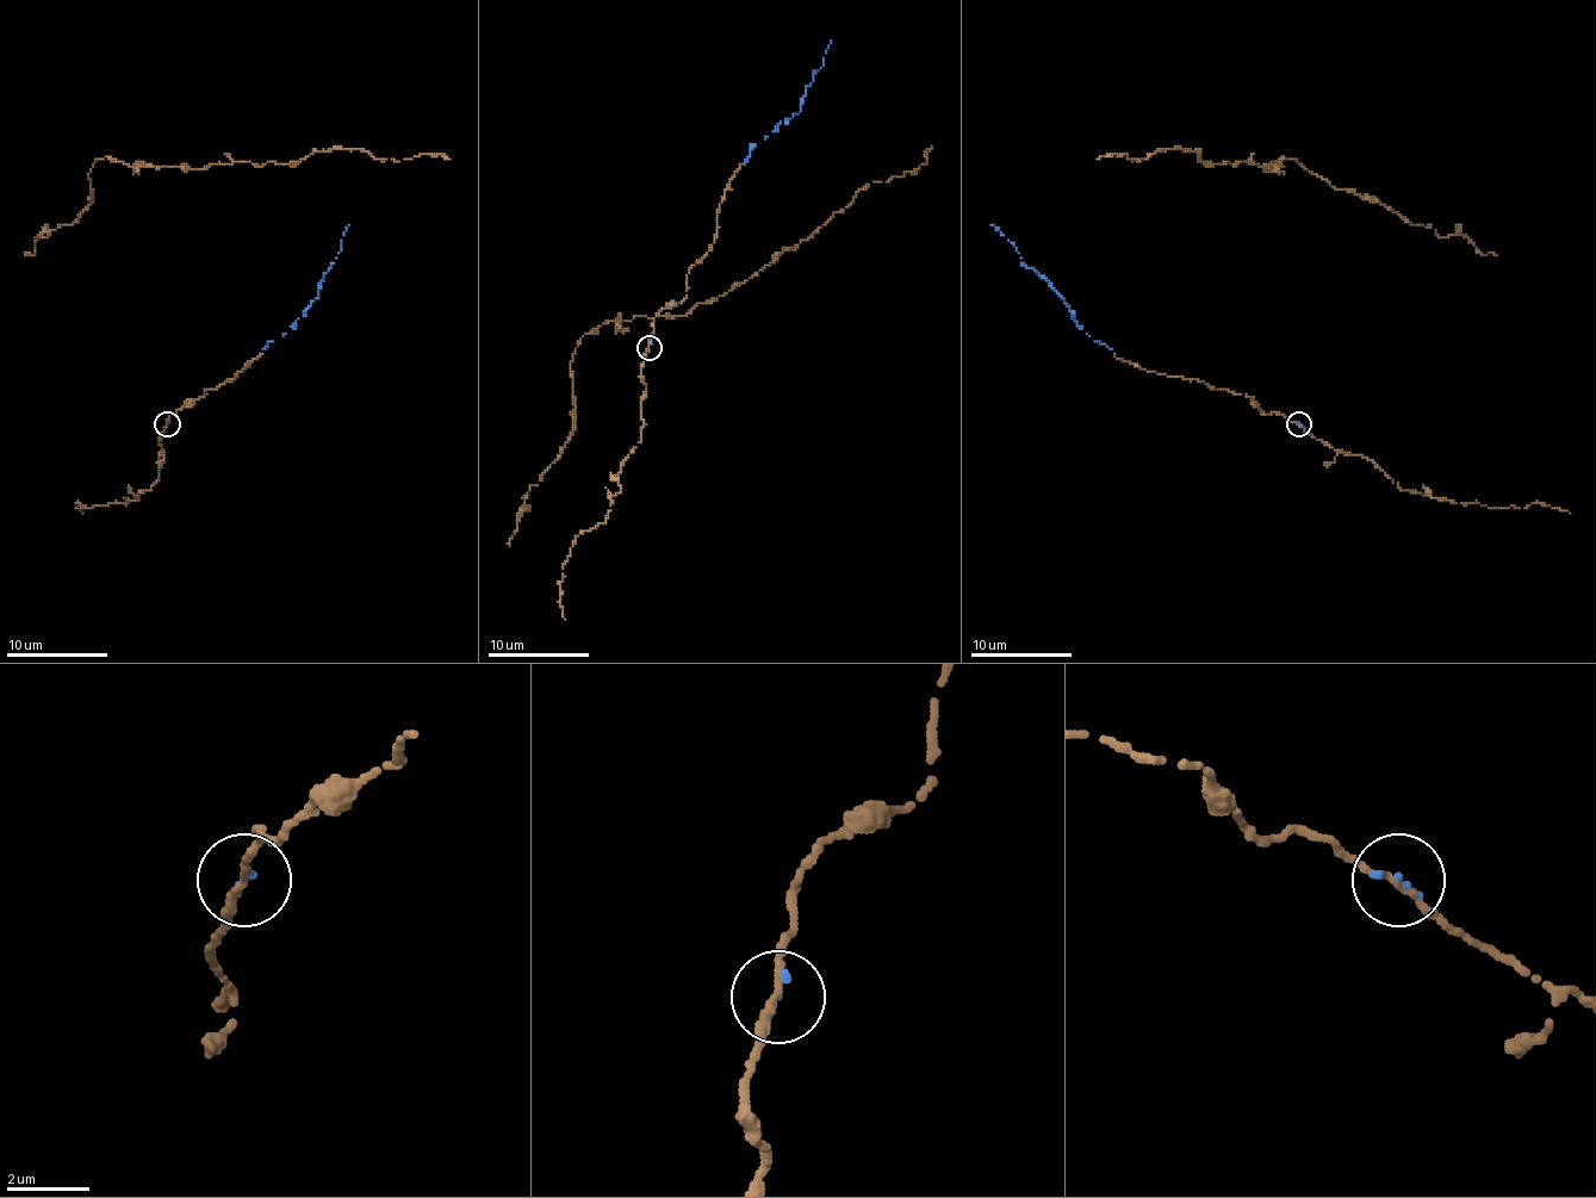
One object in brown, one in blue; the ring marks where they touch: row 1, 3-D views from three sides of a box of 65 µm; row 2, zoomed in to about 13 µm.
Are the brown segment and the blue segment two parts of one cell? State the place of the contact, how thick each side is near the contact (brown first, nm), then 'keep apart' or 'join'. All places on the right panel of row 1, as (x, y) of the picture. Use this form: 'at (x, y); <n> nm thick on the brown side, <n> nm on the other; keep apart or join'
at (1298, 424); 170 nm thick on the brown side, 150 nm on the other; join

